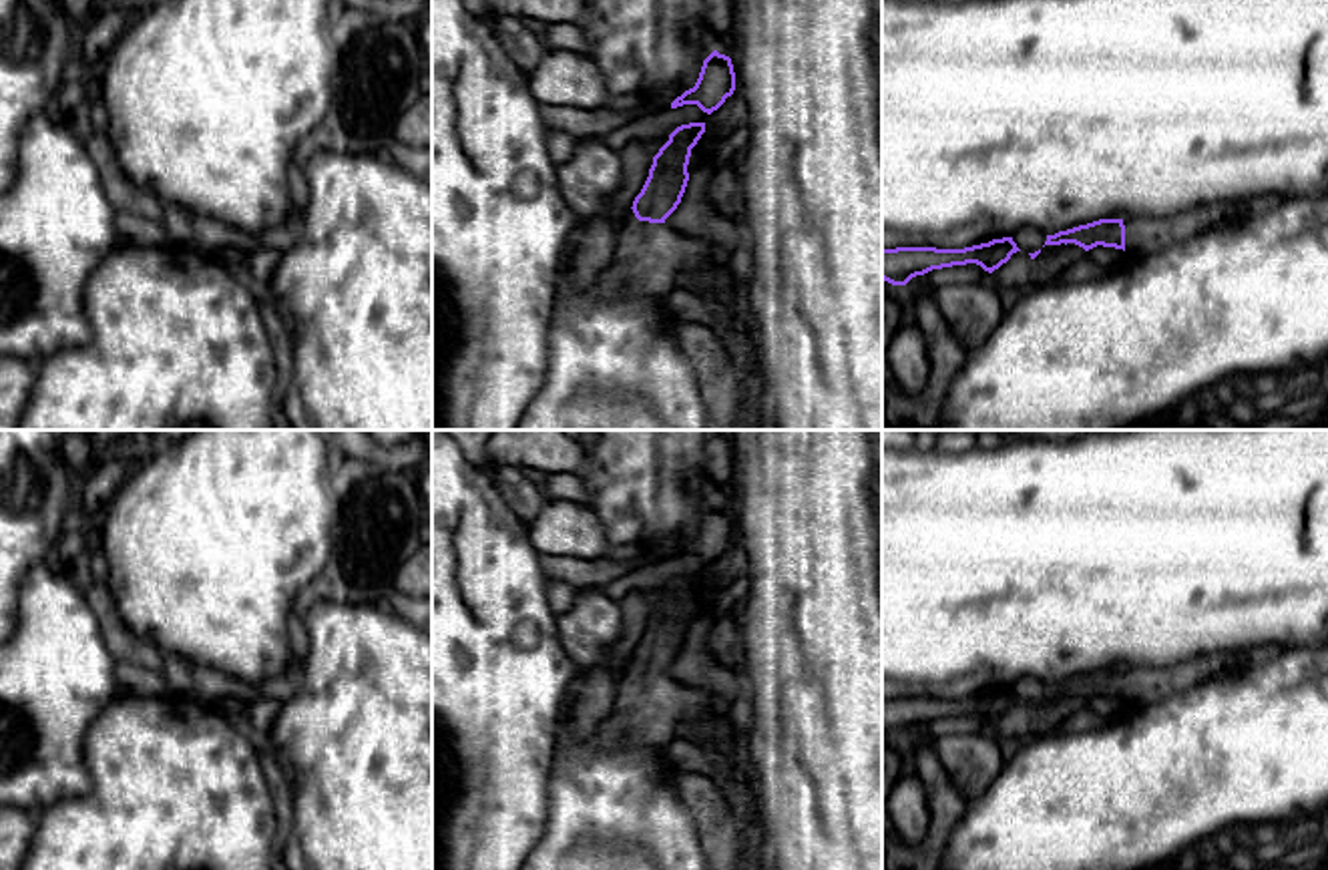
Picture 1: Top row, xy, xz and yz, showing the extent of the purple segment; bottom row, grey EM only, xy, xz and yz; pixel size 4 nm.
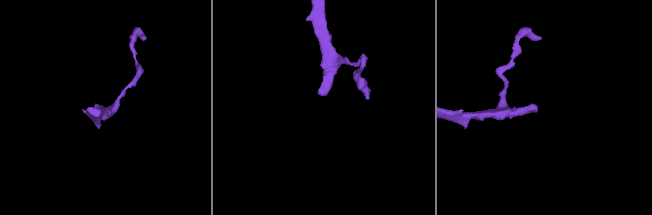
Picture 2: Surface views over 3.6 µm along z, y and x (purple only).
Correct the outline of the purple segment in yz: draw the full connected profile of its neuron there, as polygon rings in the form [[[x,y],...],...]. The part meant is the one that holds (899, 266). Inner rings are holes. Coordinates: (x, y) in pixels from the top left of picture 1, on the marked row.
[[[1013,237],[992,239],[988,243],[964,249],[936,249],[936,247],[896,247],[882,249],[882,279],[892,285],[906,285],[912,277],[924,275],[932,269],[976,263],[992,273],[1021,251]]]

